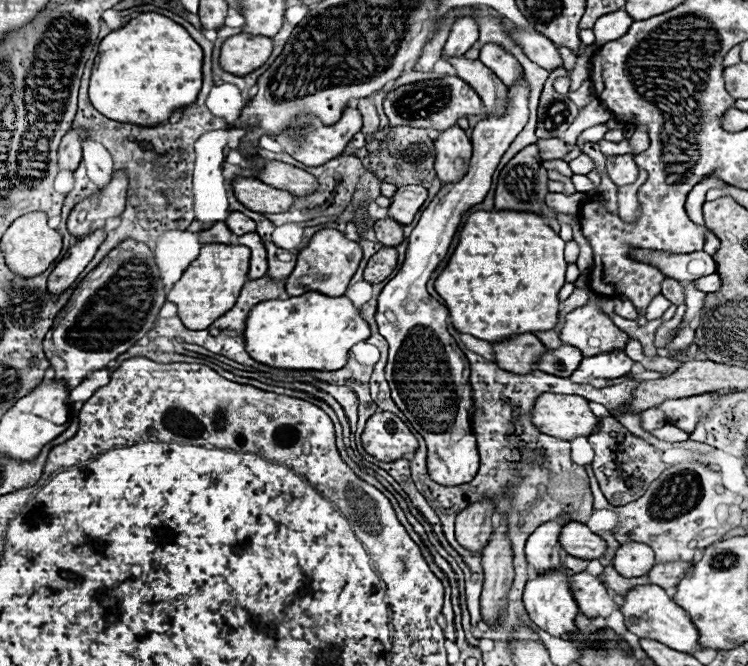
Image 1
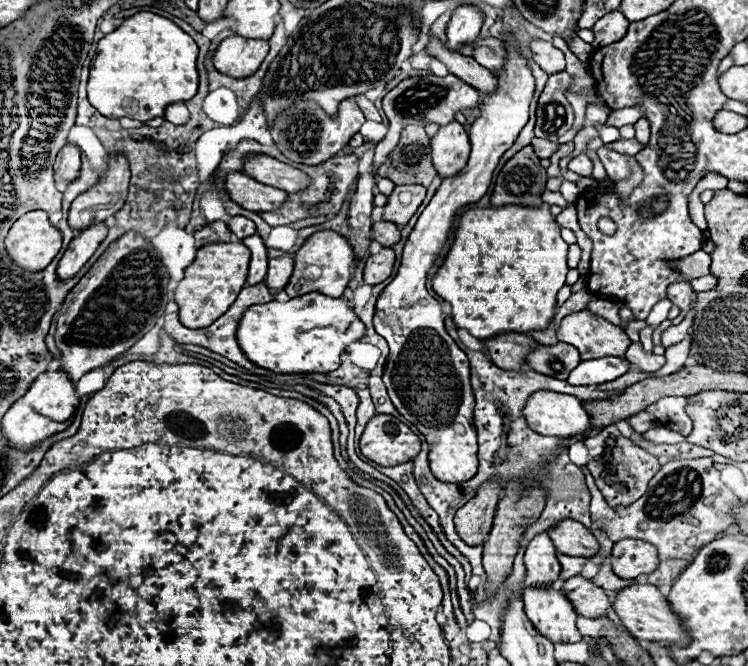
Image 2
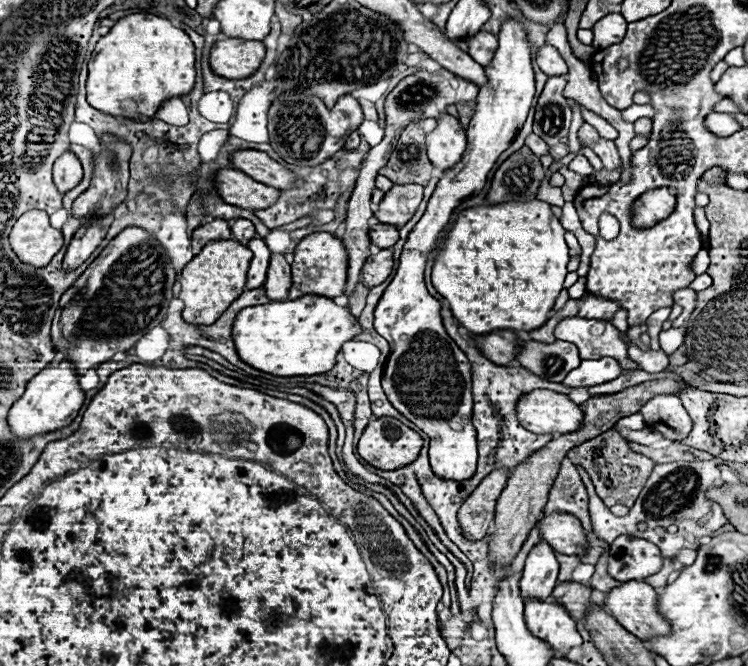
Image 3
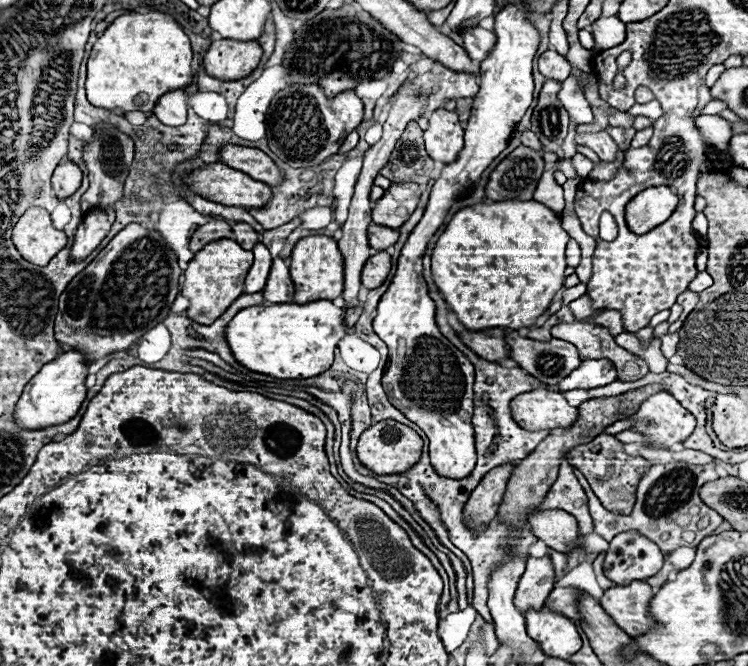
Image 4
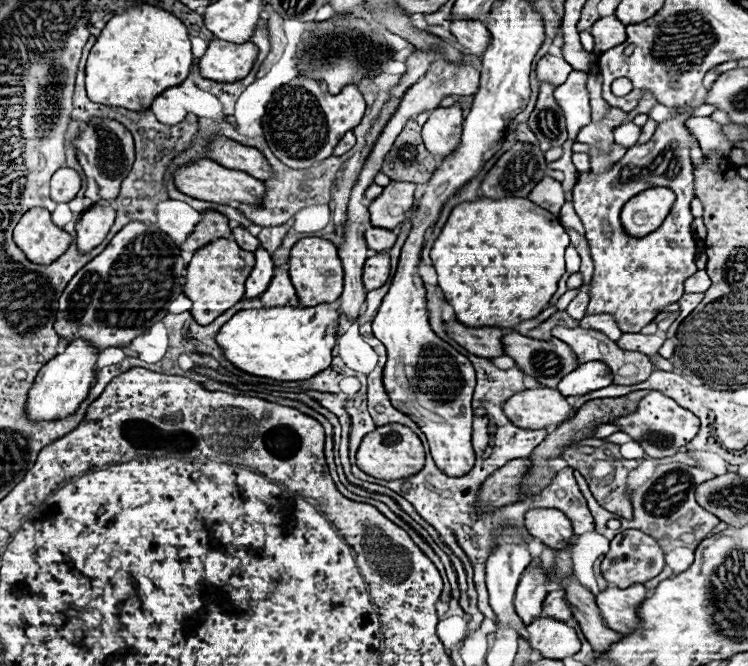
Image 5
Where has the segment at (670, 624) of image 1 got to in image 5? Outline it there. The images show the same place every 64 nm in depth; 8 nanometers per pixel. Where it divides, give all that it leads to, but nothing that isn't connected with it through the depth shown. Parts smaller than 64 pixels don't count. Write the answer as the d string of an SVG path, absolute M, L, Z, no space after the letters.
M634 584L630 588L614 588L608 586L596 594L596 606L604 624L620 634L630 634L638 626L636 610L646 598L646 588L642 584Z

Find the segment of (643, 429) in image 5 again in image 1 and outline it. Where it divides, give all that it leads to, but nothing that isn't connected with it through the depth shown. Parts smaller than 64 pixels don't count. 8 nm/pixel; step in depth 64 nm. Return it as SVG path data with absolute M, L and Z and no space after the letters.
M698 394L690 398L668 398L662 404L658 404L658 408L666 416L666 422L688 434L694 430L698 418L702 418L702 414L710 410L710 406L712 406L710 394Z

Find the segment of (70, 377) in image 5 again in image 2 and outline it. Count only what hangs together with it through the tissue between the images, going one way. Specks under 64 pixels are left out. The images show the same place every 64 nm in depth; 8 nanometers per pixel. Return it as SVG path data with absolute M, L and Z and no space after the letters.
M64 370L44 372L32 382L28 392L20 400L16 400L10 406L10 410L4 414L2 432L8 438L10 446L20 448L20 450L30 450L32 446L36 446L50 434L66 430L72 424L72 416L78 404L80 404L80 398L76 394L74 382Z

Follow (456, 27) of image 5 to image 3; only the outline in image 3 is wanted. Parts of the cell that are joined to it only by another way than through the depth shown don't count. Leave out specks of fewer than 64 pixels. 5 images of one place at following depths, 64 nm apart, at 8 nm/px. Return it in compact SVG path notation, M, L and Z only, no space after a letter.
M480 30L478 34L466 38L468 44L468 54L478 62L478 64L488 64L498 48L498 38L490 32Z

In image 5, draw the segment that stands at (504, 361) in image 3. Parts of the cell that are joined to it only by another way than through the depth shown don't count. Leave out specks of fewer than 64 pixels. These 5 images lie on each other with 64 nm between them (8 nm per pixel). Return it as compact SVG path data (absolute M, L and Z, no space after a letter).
M458 320L446 322L444 328L446 328L446 334L462 348L466 348L470 354L478 354L482 358L498 358L504 354L500 328L492 328L492 326L472 328L472 326L460 324Z

